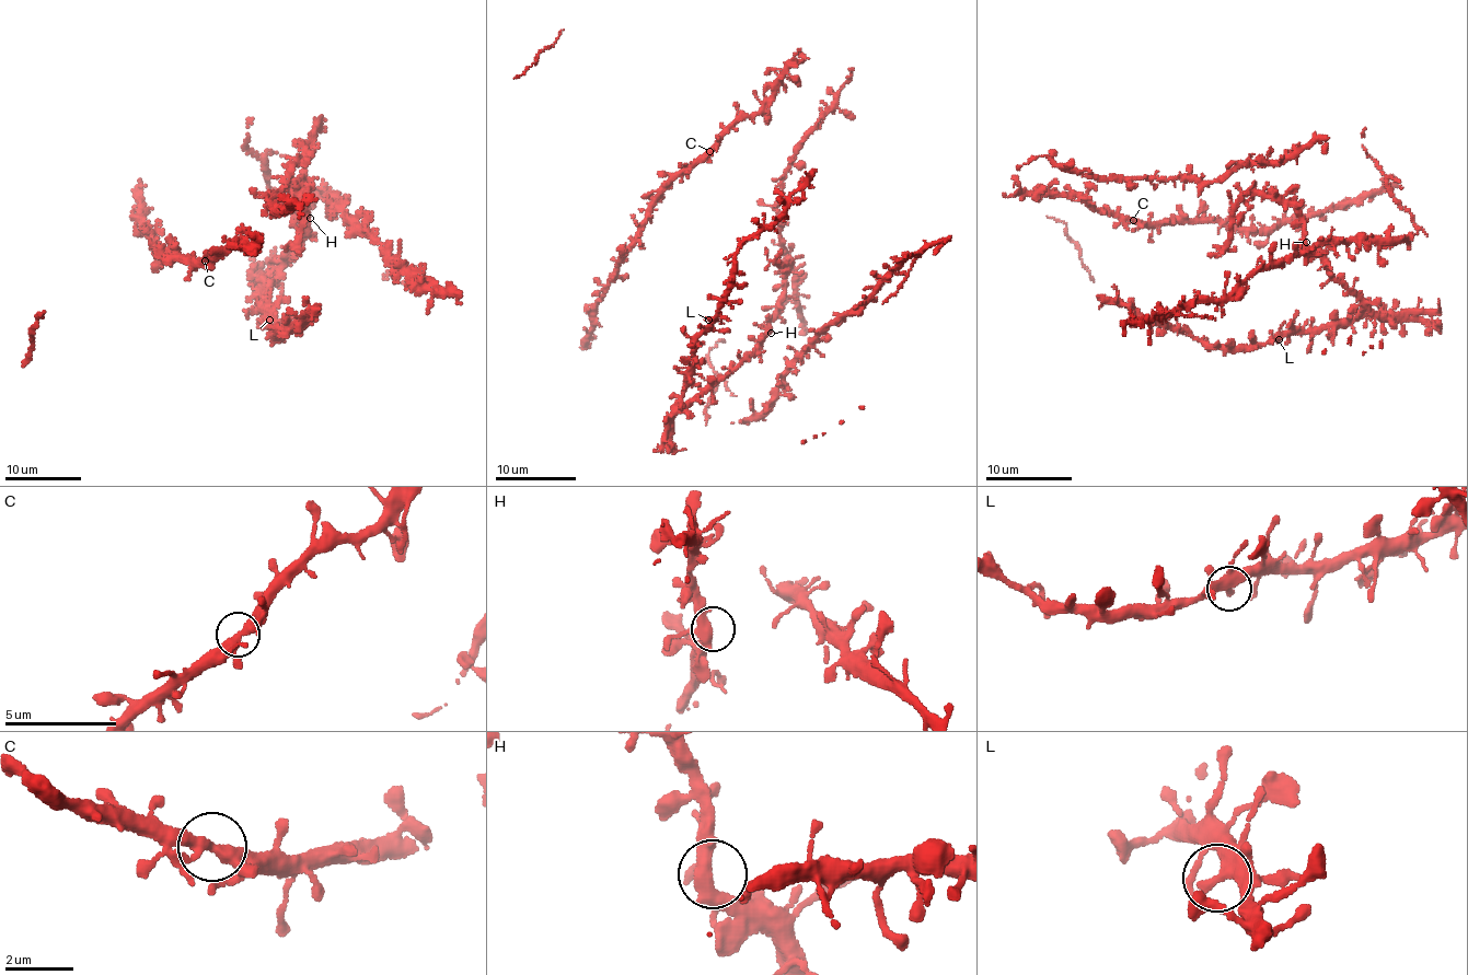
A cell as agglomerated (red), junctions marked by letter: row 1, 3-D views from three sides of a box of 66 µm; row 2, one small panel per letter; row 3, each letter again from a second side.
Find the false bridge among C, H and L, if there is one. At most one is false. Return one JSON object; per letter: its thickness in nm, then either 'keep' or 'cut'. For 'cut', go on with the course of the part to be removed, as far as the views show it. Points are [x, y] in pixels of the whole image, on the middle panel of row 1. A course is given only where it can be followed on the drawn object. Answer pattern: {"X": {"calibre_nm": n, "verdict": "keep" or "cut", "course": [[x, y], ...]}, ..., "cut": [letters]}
{"C": {"calibre_nm": 320, "verdict": "keep"}, "H": {"calibre_nm": 360, "verdict": "keep"}, "L": {"calibre_nm": 340, "verdict": "keep"}, "cut": []}

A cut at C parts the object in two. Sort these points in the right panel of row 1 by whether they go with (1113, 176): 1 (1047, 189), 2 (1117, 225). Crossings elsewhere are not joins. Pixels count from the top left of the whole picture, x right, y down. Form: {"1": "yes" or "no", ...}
{"1": "no", "2": "no"}

